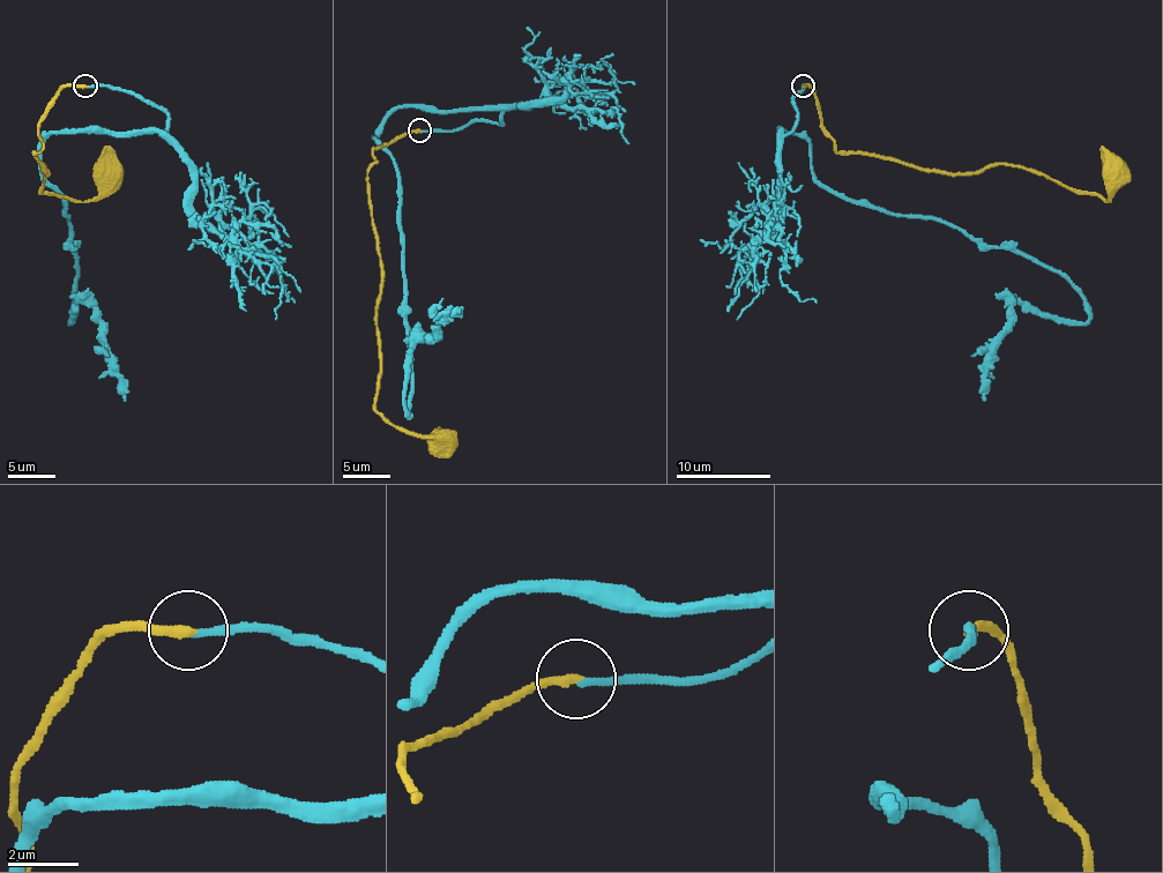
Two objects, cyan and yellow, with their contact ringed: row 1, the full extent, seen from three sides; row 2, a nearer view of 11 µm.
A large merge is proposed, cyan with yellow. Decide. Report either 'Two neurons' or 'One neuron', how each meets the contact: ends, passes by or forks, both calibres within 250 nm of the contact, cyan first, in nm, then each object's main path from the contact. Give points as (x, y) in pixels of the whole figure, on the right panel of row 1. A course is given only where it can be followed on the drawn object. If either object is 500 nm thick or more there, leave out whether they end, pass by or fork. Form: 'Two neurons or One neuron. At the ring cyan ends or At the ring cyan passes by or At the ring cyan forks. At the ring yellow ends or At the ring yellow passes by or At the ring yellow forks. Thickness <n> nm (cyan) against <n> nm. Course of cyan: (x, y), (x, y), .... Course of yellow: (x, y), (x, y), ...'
One neuron. At the ring cyan ends. At the ring yellow ends. Thickness 220 nm (cyan) against 280 nm. Course of cyan: (804, 87), (780, 132), (809, 143), (827, 188), (1019, 250), (1080, 295), (1083, 323), (1016, 301), (983, 401). Course of yellow: (804, 87), (815, 94), (822, 132), (841, 153), (948, 174), (1019, 164), (1104, 202), (1109, 159), (1102, 146)

